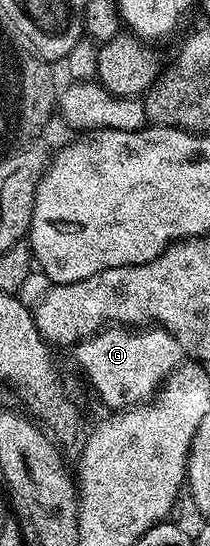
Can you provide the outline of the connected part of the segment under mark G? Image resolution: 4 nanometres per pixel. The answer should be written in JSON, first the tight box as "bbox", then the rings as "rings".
{"bbox":[74,326,184,410],"rings":[[[159,326],[105,327],[77,343],[74,352],[79,366],[110,410],[129,409],[149,401],[184,360],[182,345]]]}

